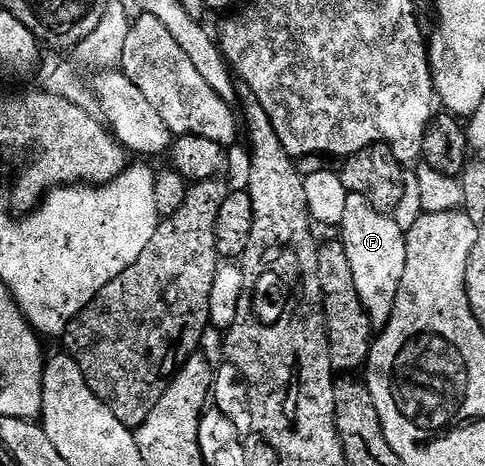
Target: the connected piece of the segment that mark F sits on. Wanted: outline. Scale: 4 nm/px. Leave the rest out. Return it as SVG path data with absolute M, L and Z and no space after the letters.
M352 193L345 199L341 232L345 255L349 255L349 267L353 267L357 295L361 295L361 303L371 317L372 330L381 331L393 315L393 303L397 303L397 291L405 276L407 235L397 227L394 216L379 213L369 204L369 199L361 199L361 195Z

